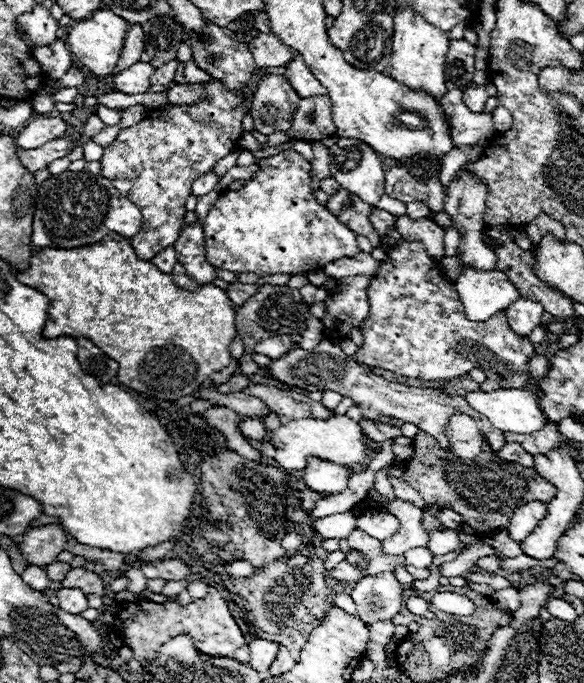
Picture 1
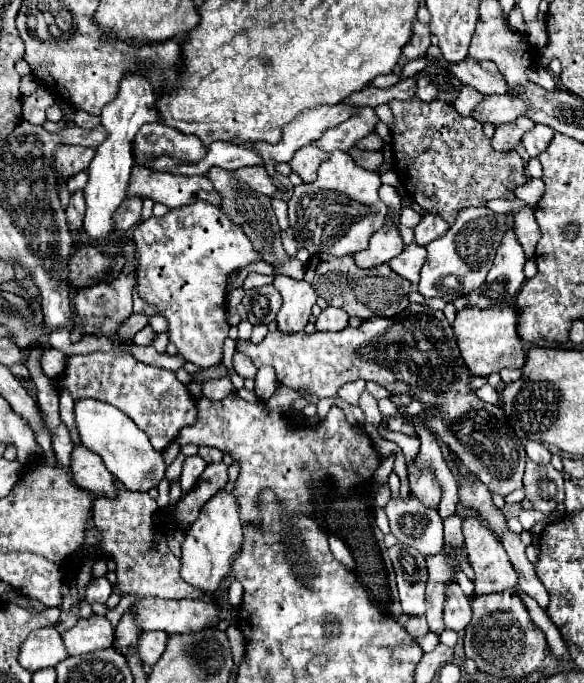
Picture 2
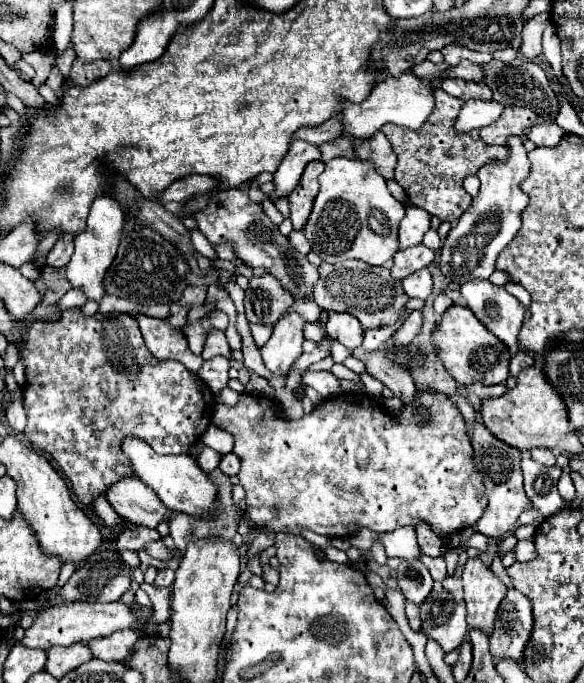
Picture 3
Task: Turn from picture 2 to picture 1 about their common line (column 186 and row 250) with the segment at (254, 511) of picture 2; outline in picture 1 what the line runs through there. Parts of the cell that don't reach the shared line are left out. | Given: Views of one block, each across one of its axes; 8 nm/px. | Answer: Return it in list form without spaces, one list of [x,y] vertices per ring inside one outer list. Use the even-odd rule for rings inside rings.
[[[400,216],[396,228],[406,242],[422,242],[434,260],[440,262],[444,258],[444,230],[430,218],[410,220],[408,216]]]

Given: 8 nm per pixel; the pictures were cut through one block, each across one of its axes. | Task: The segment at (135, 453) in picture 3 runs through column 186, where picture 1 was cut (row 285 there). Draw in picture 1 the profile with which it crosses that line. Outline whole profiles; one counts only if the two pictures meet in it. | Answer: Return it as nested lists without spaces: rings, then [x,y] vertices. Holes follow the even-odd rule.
[[[466,268],[454,286],[464,306],[464,314],[472,322],[492,318],[520,298],[518,288],[498,270],[476,272]]]

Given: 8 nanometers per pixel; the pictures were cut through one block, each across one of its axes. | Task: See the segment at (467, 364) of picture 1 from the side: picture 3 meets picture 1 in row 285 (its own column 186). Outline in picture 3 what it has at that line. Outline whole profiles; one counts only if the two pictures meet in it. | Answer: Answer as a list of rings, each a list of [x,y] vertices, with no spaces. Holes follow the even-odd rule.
[[[70,308],[62,312],[60,320],[38,320],[26,332],[20,360],[26,366],[24,408],[28,412],[28,424],[24,436],[58,462],[76,498],[86,506],[98,494],[104,494],[114,478],[132,476],[130,464],[120,452],[120,442],[126,434],[146,440],[158,454],[188,454],[214,414],[212,390],[180,362],[158,362],[146,350],[140,326],[130,314],[84,316],[80,308]]]

